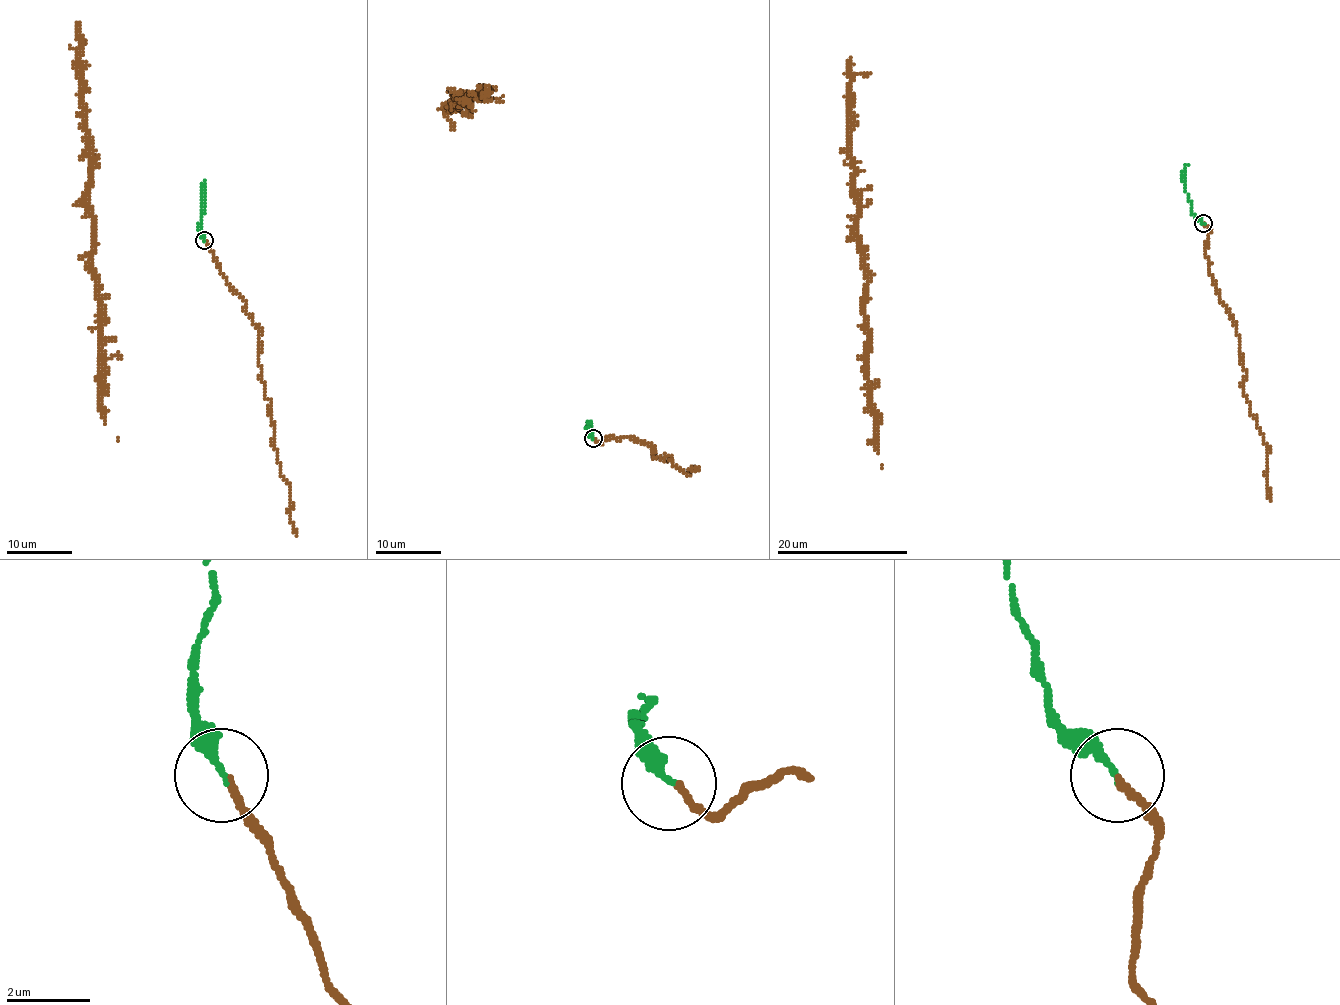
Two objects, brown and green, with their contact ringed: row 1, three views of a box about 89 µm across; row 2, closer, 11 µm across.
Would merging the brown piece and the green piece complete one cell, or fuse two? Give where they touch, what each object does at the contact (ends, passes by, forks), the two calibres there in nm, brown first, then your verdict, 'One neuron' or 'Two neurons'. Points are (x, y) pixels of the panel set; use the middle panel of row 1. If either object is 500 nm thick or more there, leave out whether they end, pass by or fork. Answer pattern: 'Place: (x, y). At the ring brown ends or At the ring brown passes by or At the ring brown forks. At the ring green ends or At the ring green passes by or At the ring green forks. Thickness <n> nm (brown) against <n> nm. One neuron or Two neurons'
Place: (593, 438). At the ring brown ends. At the ring green ends. Thickness 160 nm (brown) against 200 nm. One neuron

